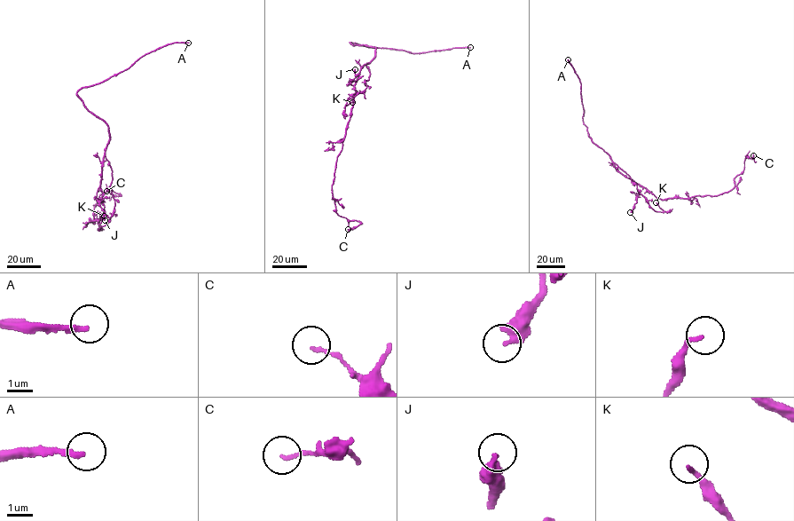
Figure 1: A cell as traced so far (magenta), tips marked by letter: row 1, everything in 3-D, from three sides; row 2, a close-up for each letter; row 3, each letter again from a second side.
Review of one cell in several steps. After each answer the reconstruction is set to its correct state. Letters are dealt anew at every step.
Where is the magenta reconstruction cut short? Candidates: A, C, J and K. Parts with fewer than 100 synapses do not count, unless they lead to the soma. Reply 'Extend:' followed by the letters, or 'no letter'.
Extend: A

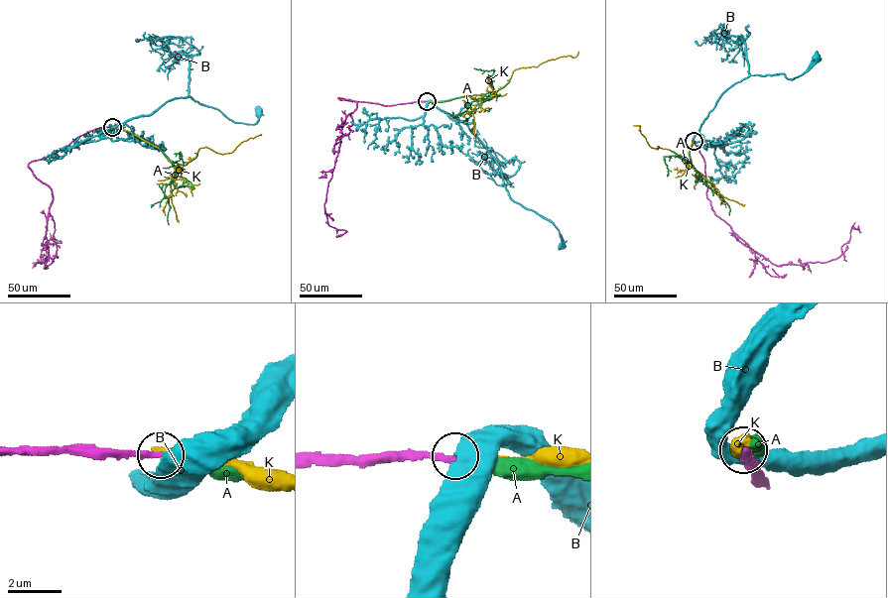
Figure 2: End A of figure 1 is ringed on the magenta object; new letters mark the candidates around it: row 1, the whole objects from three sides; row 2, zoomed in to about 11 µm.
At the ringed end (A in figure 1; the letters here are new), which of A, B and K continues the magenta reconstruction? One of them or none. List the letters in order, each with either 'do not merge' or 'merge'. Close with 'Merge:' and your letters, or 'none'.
A: merge
B: do not merge
K: do not merge
Merge: A

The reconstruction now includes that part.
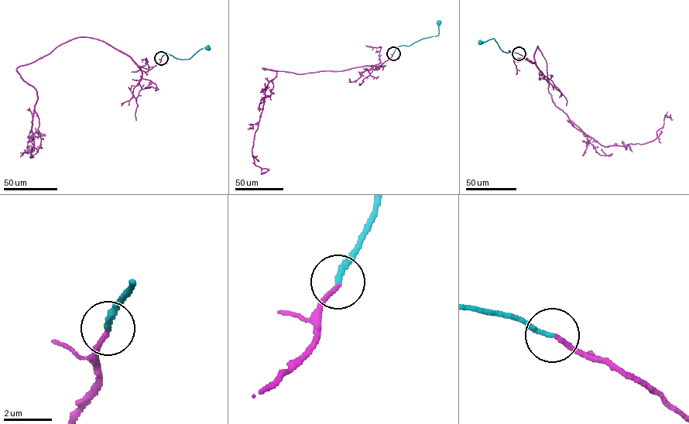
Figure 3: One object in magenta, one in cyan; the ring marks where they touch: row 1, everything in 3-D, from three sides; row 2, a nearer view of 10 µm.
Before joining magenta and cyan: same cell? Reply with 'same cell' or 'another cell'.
same cell

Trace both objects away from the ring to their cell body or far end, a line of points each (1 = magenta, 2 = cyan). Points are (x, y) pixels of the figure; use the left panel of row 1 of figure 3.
1: (161, 58), (143, 71), (77, 37), (19, 66), (38, 99), (28, 153), (35, 132)
2: (161, 58), (169, 54), (182, 59), (190, 59), (200, 49), (208, 48)

